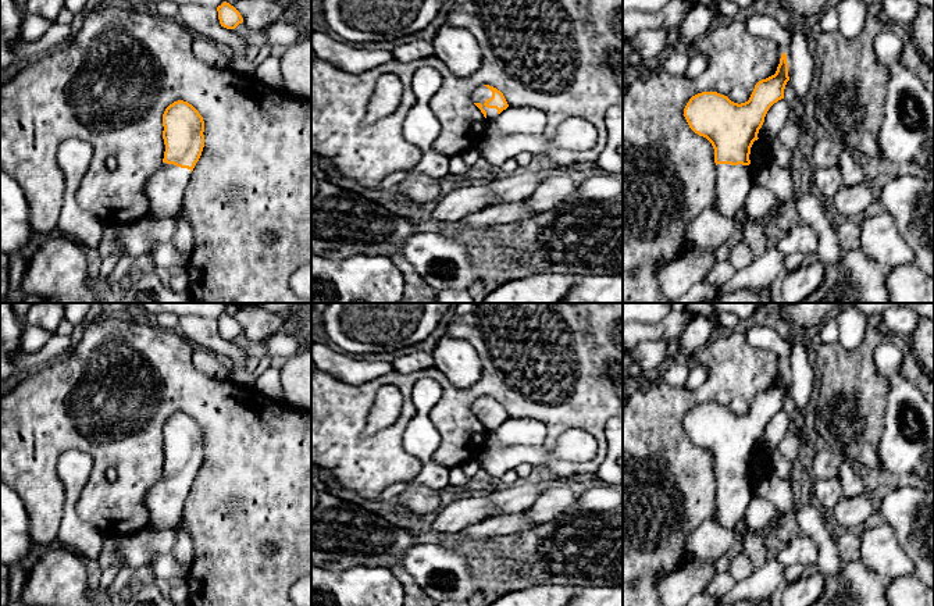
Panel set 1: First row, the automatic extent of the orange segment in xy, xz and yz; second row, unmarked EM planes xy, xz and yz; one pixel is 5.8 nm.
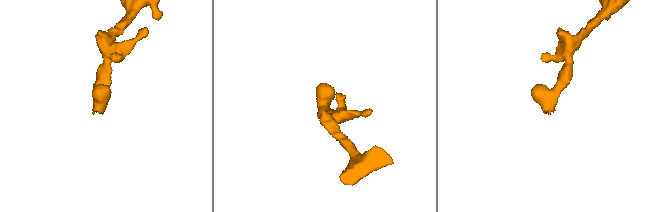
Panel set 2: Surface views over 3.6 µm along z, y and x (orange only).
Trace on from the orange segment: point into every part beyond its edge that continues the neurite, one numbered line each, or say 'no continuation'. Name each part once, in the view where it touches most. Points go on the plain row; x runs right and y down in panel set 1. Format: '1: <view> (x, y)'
1: xz (480, 406)

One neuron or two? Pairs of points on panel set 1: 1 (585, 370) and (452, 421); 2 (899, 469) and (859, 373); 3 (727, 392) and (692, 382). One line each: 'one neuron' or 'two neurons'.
1: one neuron
2: two neurons
3: two neurons

